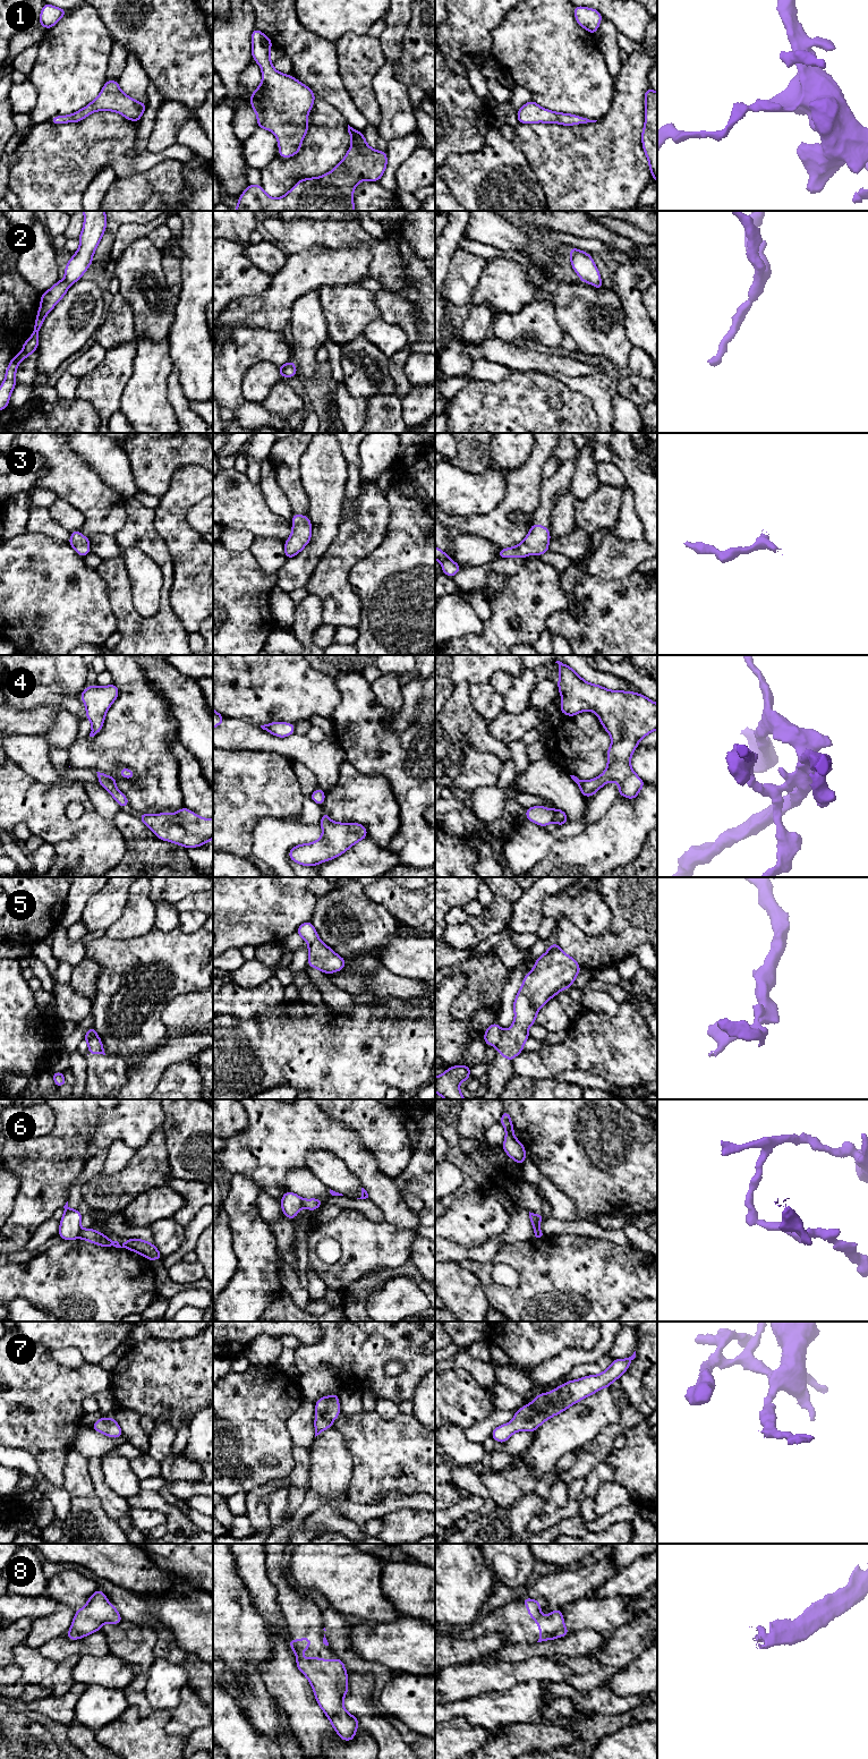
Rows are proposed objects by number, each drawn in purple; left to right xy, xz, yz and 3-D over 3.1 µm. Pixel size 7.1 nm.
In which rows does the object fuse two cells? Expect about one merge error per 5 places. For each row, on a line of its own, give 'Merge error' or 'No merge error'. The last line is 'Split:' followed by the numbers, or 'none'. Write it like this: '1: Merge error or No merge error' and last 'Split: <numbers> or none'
1: No merge error
2: No merge error
3: No merge error
4: No merge error
5: Merge error
6: Merge error
7: No merge error
8: No merge error
Split: 5, 6

